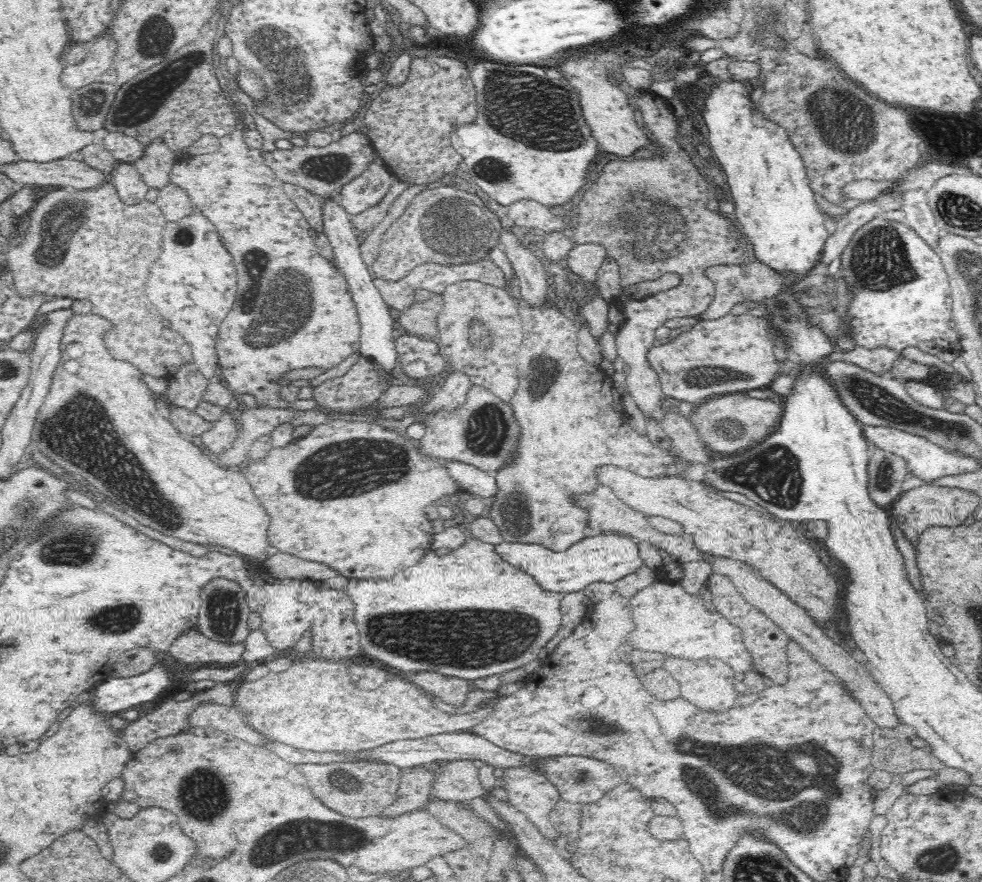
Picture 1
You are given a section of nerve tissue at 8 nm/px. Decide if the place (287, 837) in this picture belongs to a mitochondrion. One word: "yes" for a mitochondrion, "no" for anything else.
yes

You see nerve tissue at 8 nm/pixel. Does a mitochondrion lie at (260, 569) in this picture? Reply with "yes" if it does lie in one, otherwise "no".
no

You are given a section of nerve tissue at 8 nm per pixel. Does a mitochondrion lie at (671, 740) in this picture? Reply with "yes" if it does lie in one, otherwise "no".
yes

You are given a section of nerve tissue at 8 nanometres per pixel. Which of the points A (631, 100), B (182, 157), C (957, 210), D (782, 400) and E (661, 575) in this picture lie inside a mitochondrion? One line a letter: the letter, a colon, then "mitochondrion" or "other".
A: other
B: other
C: mitochondrion
D: other
E: other

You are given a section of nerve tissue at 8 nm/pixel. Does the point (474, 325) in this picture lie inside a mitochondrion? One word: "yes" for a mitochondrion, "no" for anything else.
yes

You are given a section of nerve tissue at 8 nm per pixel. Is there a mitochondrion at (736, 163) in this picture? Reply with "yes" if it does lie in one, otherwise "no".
no

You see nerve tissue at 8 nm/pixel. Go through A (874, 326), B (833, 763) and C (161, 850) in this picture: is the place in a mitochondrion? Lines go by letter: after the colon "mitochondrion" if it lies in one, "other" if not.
A: other
B: mitochondrion
C: mitochondrion

